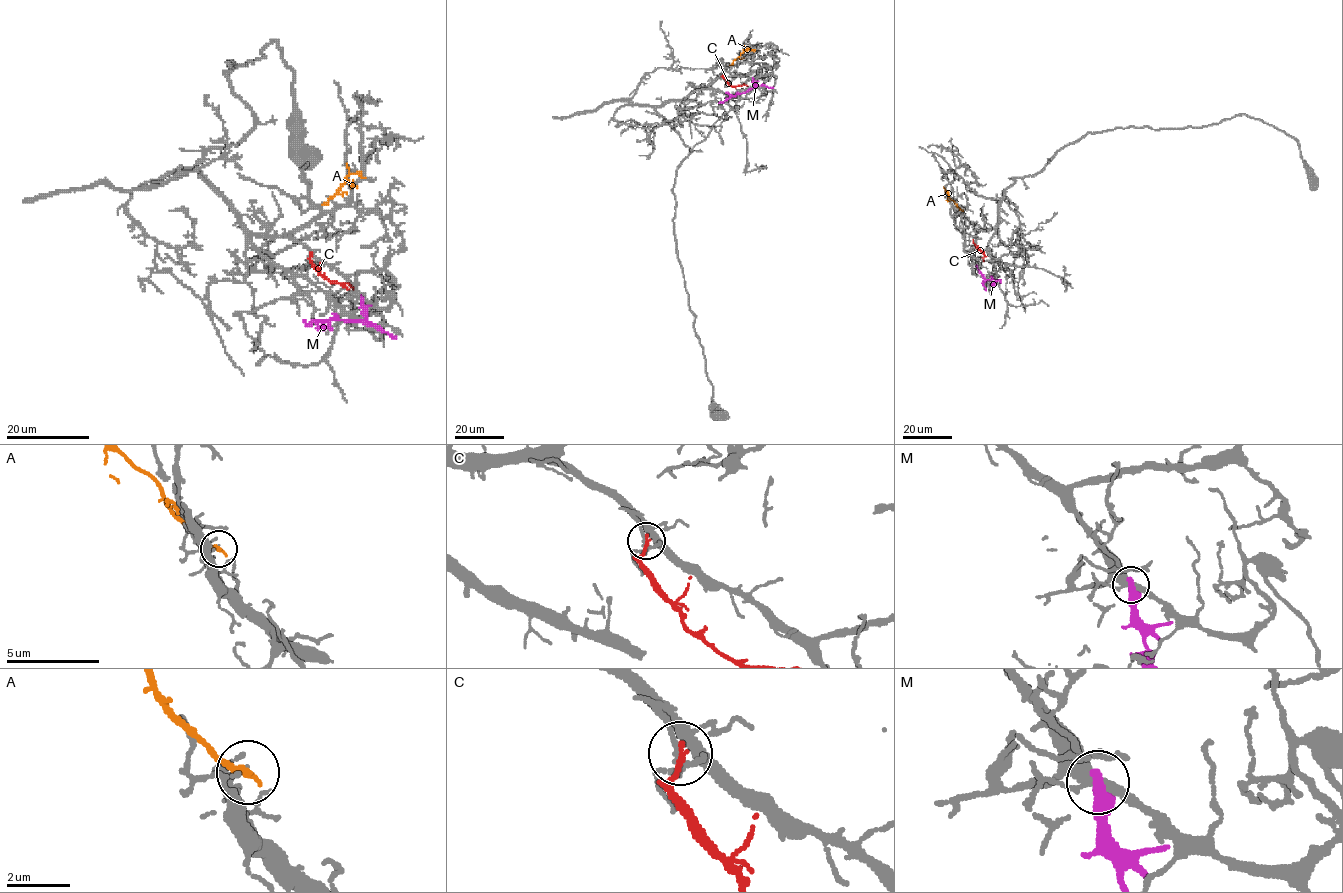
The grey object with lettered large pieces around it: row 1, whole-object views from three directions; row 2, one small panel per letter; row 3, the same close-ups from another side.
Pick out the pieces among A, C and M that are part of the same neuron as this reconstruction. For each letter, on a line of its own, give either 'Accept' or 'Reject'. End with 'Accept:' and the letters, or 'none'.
A: Reject
C: Reject
M: Reject
Accept: none

